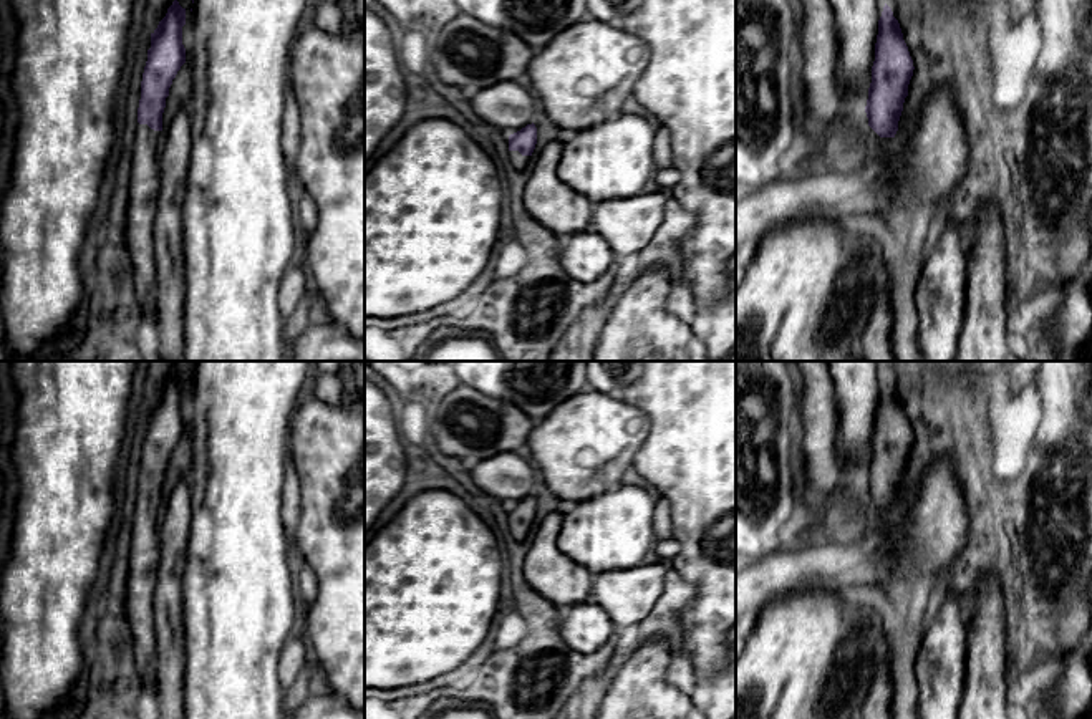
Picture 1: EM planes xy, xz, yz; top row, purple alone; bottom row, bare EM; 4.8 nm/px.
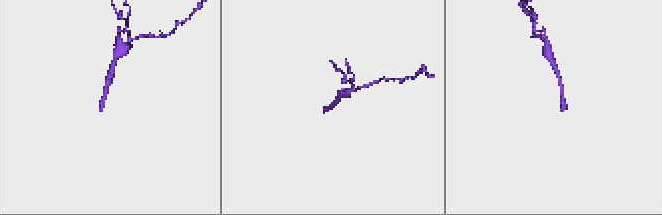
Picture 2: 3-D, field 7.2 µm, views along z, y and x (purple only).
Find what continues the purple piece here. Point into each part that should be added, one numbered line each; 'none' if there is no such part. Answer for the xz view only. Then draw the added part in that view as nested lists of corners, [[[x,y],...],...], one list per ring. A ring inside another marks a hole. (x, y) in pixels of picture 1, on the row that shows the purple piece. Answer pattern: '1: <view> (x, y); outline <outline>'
1: xz (516, 159); outline [[[509,151],[509,167],[522,171],[530,164],[532,156],[522,156],[519,151]]]

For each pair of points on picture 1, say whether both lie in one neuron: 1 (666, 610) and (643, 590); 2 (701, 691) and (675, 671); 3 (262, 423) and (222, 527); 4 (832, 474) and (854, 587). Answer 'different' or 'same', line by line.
1: different
2: same
3: same
4: different

